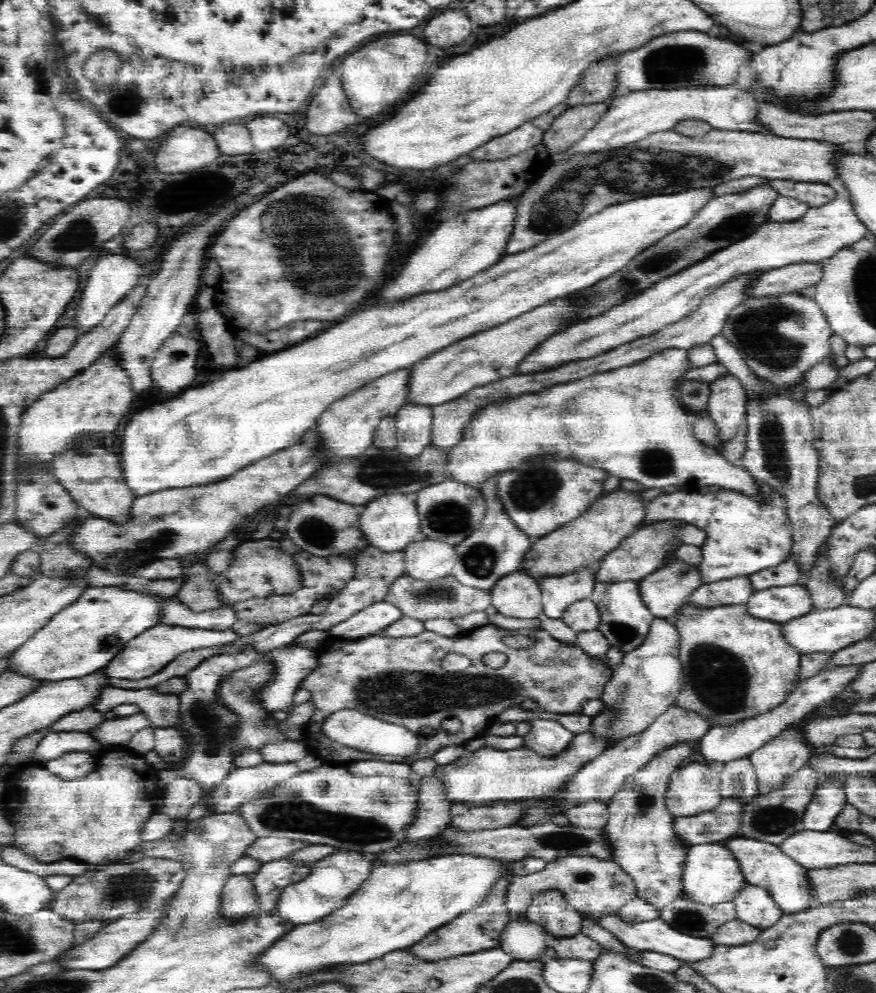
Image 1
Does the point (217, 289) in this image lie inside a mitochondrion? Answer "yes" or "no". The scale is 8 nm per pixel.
no

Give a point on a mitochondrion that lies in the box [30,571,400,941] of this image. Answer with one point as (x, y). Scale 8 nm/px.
(288, 812)

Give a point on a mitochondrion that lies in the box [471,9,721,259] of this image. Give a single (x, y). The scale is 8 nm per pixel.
(665, 64)

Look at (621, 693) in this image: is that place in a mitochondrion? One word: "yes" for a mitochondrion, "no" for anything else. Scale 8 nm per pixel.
yes

